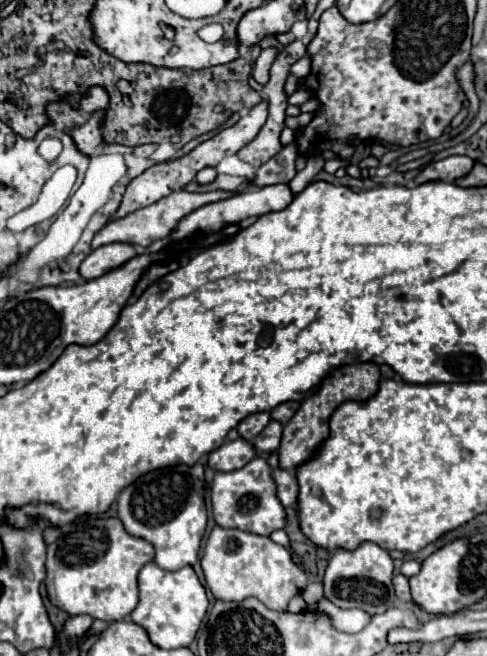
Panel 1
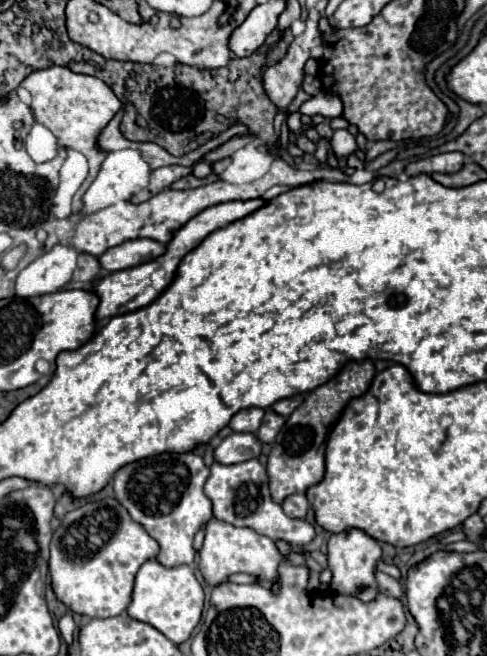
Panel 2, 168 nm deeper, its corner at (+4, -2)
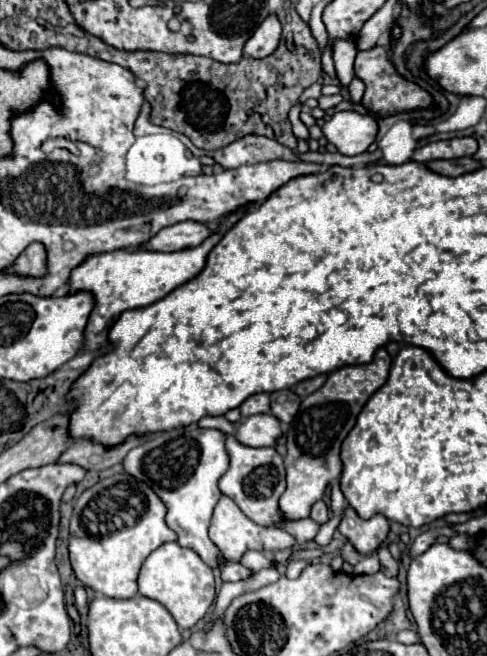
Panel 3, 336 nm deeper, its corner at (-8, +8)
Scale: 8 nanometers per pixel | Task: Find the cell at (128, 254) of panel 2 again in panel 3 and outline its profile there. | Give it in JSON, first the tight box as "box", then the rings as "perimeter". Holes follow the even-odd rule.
{"box":[144,220,214,252],"perimeter":[[[188,220],[188,222],[180,222],[160,230],[160,234],[156,234],[156,238],[152,238],[144,248],[160,250],[160,252],[186,250],[186,248],[200,246],[212,232],[214,230],[208,224]]]}

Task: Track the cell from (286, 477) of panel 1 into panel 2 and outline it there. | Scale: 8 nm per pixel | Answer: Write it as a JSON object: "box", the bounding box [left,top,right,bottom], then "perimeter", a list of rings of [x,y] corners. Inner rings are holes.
{"box":[282,492,308,518],"perimeter":[[[300,492],[296,494],[290,494],[284,498],[282,502],[282,508],[284,508],[284,514],[286,516],[292,516],[292,518],[304,518],[306,516],[306,510],[308,510],[308,500],[306,496]]]}

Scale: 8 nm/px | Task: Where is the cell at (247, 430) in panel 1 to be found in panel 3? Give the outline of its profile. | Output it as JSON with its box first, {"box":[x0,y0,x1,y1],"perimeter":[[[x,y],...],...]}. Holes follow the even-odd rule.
{"box":[240,392,270,418],"perimeter":[[[260,392],[260,394],[252,394],[250,398],[246,398],[242,404],[240,404],[240,414],[242,418],[248,418],[252,414],[264,414],[264,412],[270,412],[270,398],[268,394]]]}

